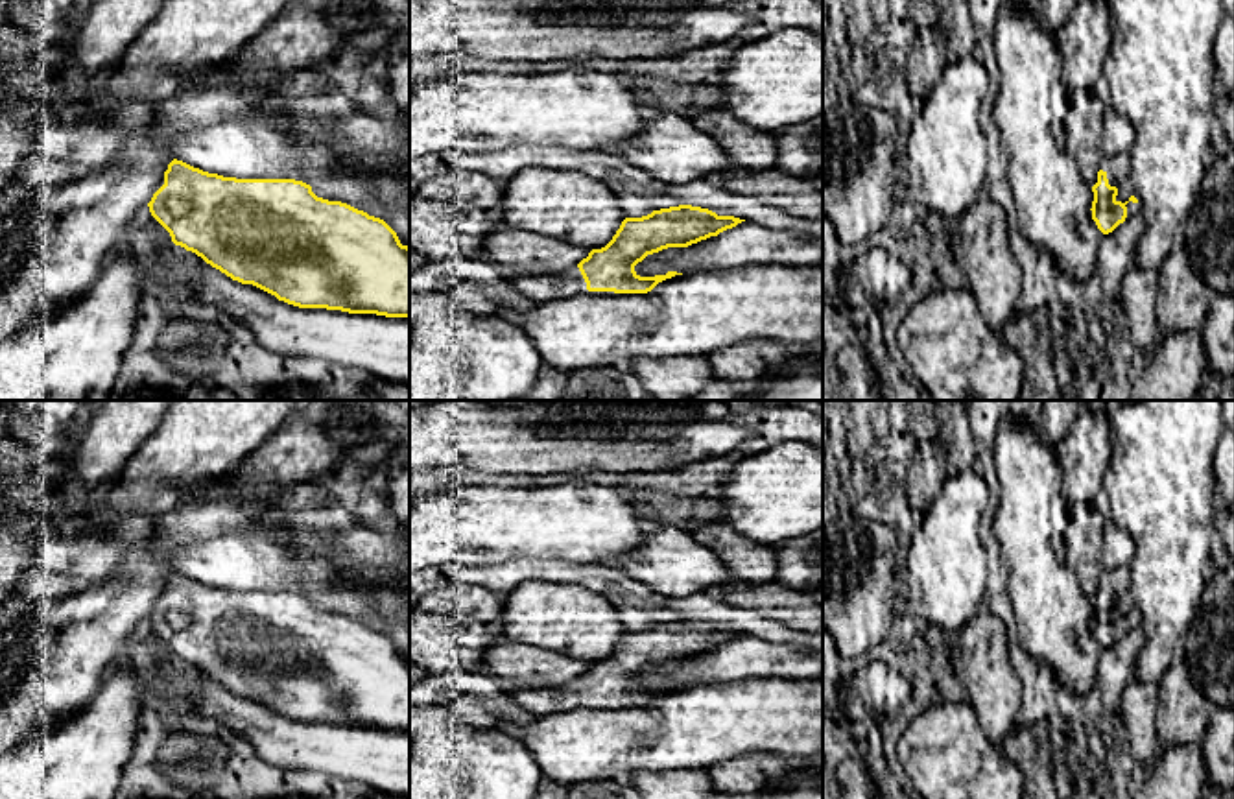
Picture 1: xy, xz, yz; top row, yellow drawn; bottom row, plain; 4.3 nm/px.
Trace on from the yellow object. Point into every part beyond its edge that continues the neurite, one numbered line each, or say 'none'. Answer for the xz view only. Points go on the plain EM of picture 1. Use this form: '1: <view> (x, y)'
1: xz (539, 702)

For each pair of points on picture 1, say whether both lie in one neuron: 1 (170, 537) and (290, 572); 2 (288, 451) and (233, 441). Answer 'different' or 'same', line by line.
1: different
2: different

